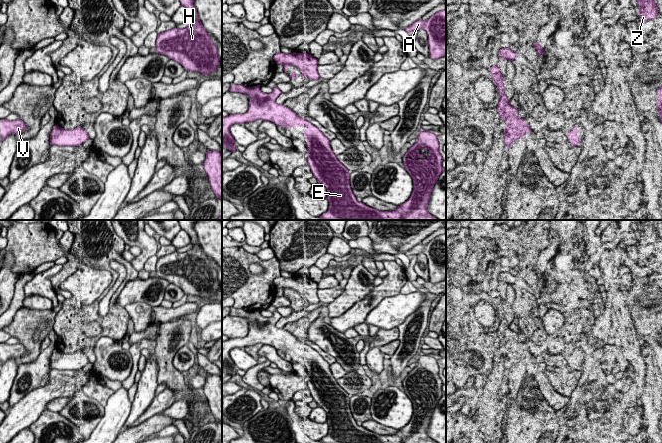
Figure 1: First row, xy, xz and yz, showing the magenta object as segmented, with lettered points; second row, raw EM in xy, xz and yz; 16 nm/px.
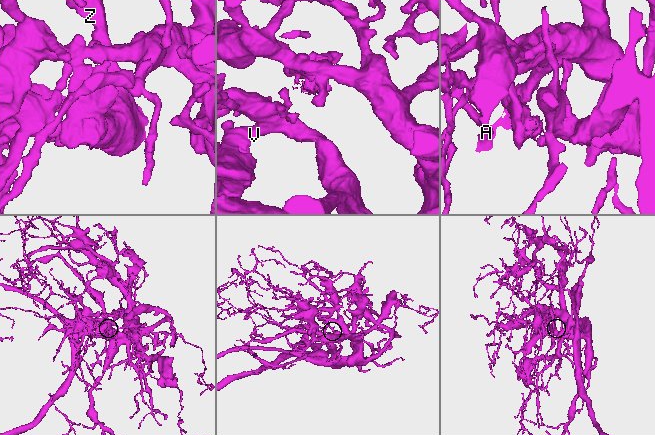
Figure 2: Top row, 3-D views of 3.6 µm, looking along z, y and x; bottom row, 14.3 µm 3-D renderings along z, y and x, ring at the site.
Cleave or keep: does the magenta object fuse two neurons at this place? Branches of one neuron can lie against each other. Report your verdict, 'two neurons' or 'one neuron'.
one neuron

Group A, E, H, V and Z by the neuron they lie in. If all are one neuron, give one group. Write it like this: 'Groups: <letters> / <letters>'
Groups: A E H V Z

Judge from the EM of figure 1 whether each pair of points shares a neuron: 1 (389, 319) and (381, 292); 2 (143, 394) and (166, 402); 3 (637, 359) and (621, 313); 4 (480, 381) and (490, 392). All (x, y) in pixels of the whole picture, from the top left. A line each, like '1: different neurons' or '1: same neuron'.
1: different neurons
2: different neurons
3: same neuron
4: different neurons

